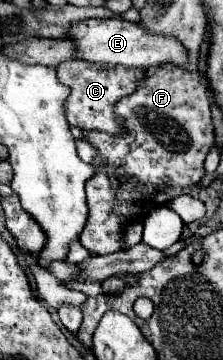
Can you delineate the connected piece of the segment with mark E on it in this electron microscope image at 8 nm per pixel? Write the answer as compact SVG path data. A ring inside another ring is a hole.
M120 17L110 19L88 19L72 23L68 29L68 39L74 41L74 57L84 59L90 63L100 63L104 67L122 65L122 67L150 67L150 65L162 65L162 63L176 63L186 65L188 53L174 41L174 37L150 37L146 29L142 29L138 23L122 21Z

